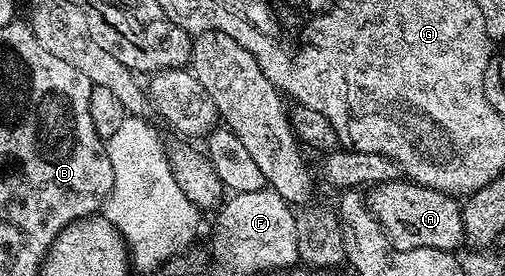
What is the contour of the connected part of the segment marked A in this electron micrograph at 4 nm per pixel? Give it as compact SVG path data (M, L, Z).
M411 180L379 182L368 191L370 191L366 195L368 211L379 222L388 236L388 241L397 250L447 250L452 252L457 249L455 246L459 242L465 241L462 206L455 197L443 194L440 190L435 190L429 186L420 186Z

